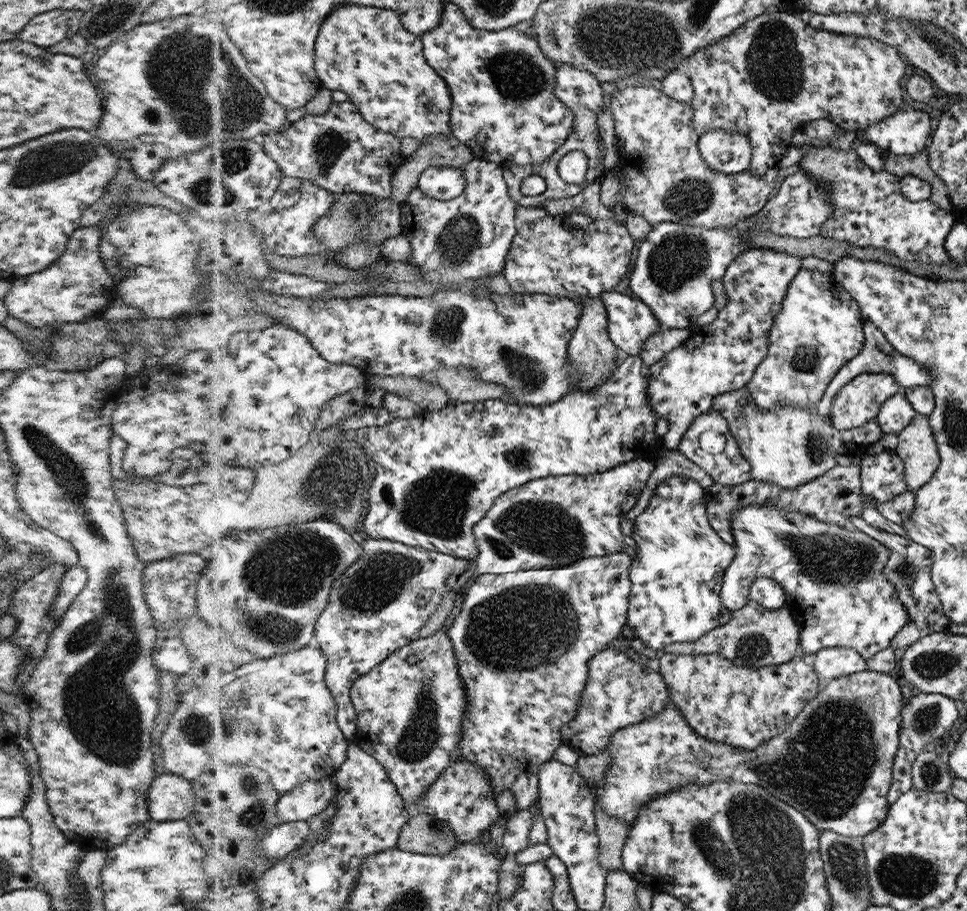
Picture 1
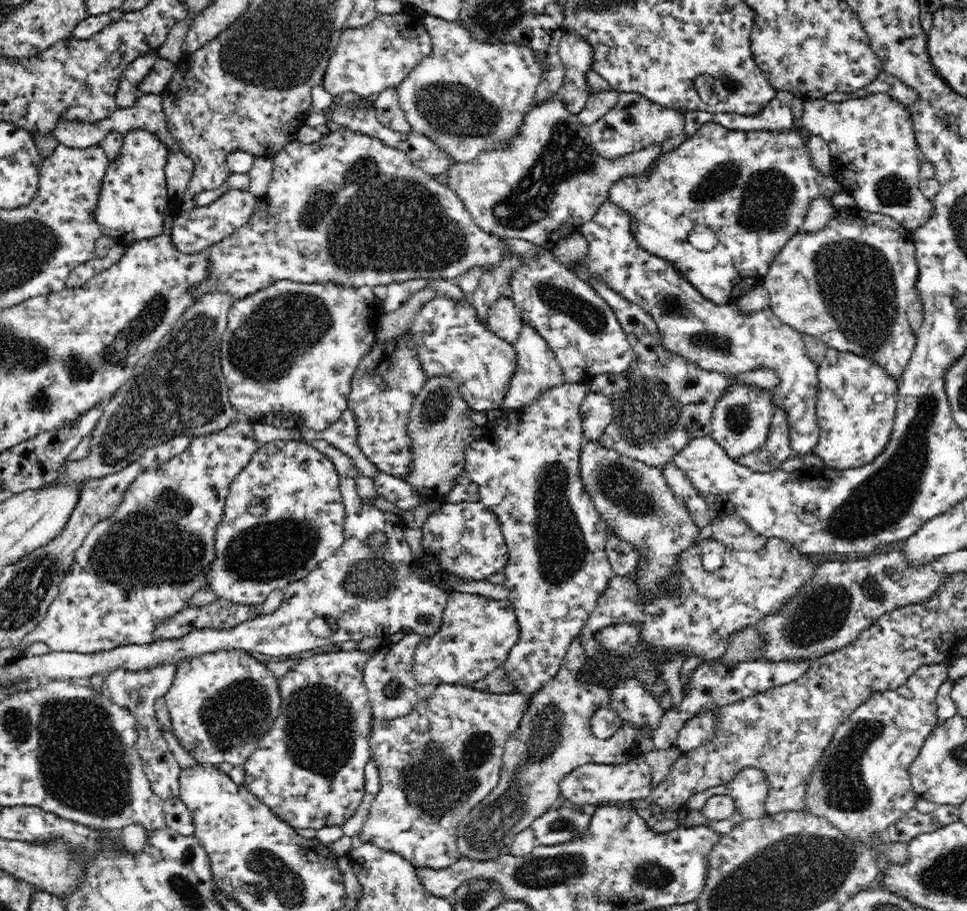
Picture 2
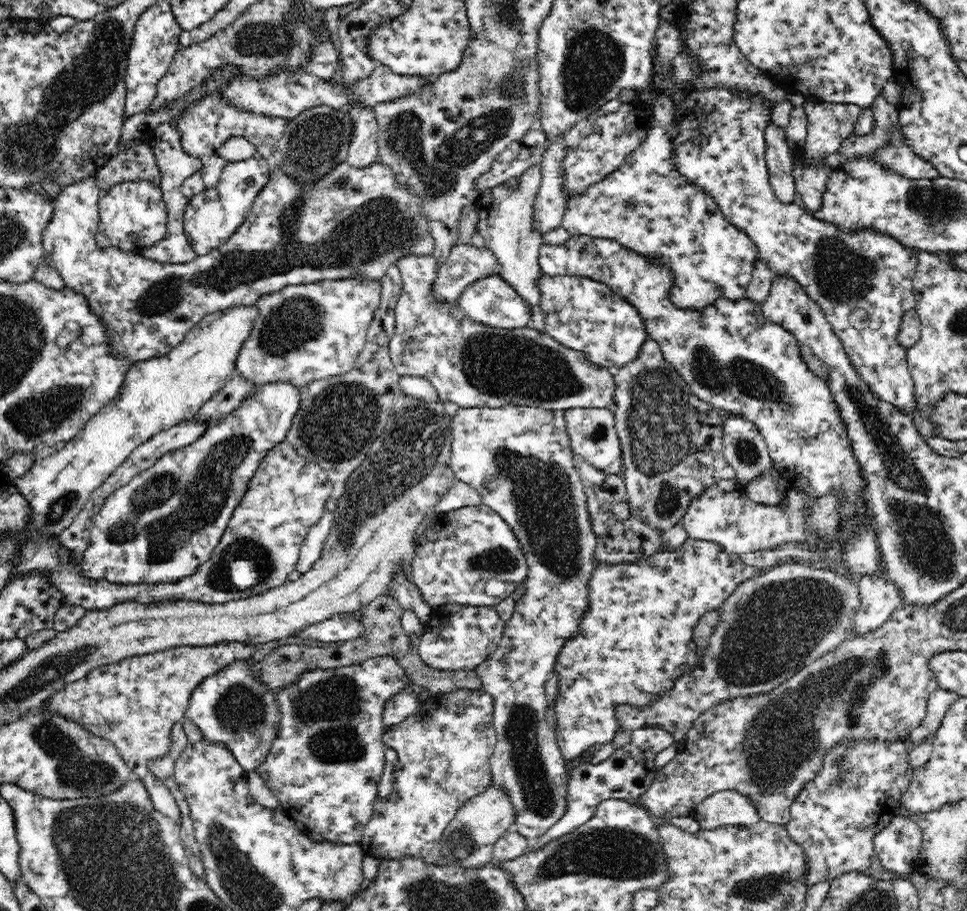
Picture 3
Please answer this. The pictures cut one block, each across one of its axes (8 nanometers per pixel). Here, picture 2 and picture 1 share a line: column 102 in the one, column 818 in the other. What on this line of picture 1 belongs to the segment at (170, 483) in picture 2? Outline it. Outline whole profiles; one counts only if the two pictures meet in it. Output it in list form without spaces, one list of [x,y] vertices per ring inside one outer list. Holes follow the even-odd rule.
[[[750,504],[739,507],[734,510],[730,516],[731,534],[734,537],[734,560],[727,566],[724,576],[722,577],[721,599],[723,606],[727,610],[735,611],[743,608],[749,600],[750,586],[756,578],[767,578],[778,583],[785,591],[787,608],[793,617],[797,620],[798,626],[798,641],[801,645],[803,654],[815,654],[819,649],[826,649],[831,647],[845,647],[852,648],[858,651],[864,659],[871,658],[879,650],[887,648],[890,641],[893,640],[895,634],[899,633],[903,627],[909,622],[909,614],[898,598],[896,588],[888,581],[888,578],[883,574],[884,567],[890,556],[890,551],[884,547],[882,543],[871,538],[870,535],[863,534],[863,531],[857,530],[855,527],[842,527],[834,525],[833,523],[821,522],[819,519],[808,514],[803,514],[801,511],[784,511],[775,505],[756,505]]]

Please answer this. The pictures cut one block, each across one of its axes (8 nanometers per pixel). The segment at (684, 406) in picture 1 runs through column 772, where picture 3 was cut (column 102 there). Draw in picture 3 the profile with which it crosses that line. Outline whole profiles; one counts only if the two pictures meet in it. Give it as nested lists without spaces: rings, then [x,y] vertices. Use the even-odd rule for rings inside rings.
[[[374,160],[370,166],[352,166],[349,161],[335,165],[333,169],[318,181],[313,181],[312,185],[299,184],[299,181],[292,180],[279,168],[278,164],[271,162],[269,181],[262,186],[253,202],[253,206],[244,221],[236,232],[222,246],[210,250],[208,254],[197,256],[190,262],[184,264],[166,264],[152,261],[135,255],[134,253],[120,250],[118,247],[100,249],[96,245],[95,234],[98,232],[98,200],[102,194],[101,188],[96,182],[97,175],[85,177],[84,180],[76,181],[72,185],[65,186],[60,194],[54,198],[54,212],[50,222],[43,230],[43,258],[46,264],[53,266],[63,278],[64,285],[76,293],[83,294],[87,298],[91,312],[99,317],[99,320],[107,328],[108,353],[112,357],[126,357],[132,363],[146,361],[153,357],[161,357],[174,349],[174,345],[182,342],[192,327],[200,322],[206,315],[230,309],[231,307],[245,307],[254,304],[264,294],[276,293],[285,286],[298,286],[306,283],[320,282],[325,279],[347,279],[362,275],[366,279],[377,279],[378,281],[385,275],[387,267],[397,264],[397,260],[406,255],[432,255],[435,250],[435,240],[431,236],[430,221],[419,208],[420,198],[413,195],[412,190],[405,185],[400,185],[395,178],[395,174],[381,160]]]

